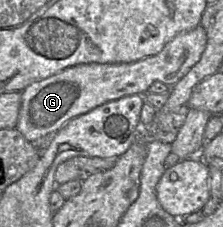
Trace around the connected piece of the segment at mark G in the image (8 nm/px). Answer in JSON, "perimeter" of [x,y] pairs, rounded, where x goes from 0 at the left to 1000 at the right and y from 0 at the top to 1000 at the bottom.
{"perimeter":[[[897,110],[807,145],[695,242],[587,278],[354,282],[126,374],[94,405],[72,568],[139,630],[229,604],[309,529],[435,467],[596,414],[650,414],[691,361],[780,379],[897,264],[928,189]]]}

